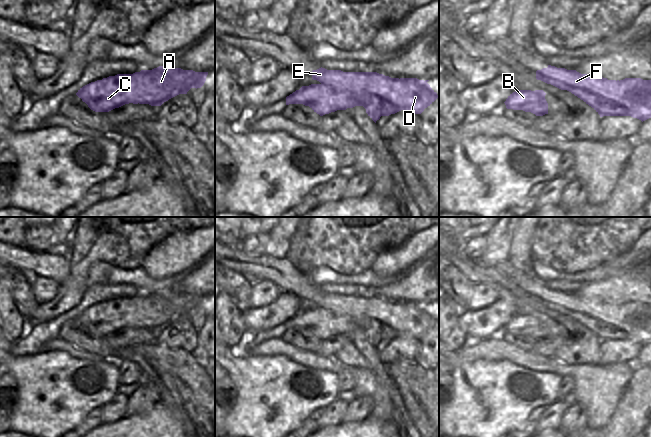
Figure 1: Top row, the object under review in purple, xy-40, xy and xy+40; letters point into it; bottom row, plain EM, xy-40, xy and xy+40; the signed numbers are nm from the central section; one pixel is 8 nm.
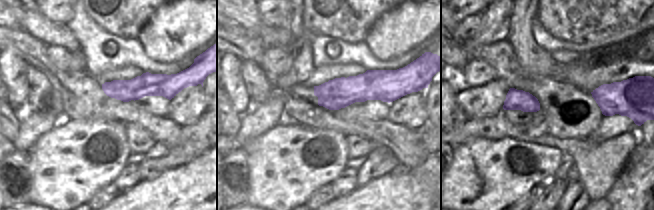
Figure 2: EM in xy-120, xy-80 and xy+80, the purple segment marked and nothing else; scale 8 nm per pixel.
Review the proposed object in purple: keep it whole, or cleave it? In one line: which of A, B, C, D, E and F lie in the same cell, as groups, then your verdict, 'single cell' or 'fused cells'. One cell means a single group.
A B C / D E F | fused cells

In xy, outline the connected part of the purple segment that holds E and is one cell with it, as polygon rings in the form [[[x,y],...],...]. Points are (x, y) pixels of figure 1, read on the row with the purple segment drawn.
[[[319,68],[312,71],[312,79],[331,86],[345,86],[363,98],[369,91],[372,99],[361,102],[368,116],[376,123],[381,116],[389,116],[401,110],[421,114],[437,98],[437,93],[424,80],[400,78],[393,82],[367,82],[368,72],[343,72]]]

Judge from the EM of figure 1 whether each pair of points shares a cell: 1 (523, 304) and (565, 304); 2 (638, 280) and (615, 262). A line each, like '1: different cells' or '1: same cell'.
1: different cells
2: different cells

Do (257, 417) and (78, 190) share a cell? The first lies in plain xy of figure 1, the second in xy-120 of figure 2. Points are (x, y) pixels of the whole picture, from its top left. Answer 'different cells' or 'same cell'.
same cell

